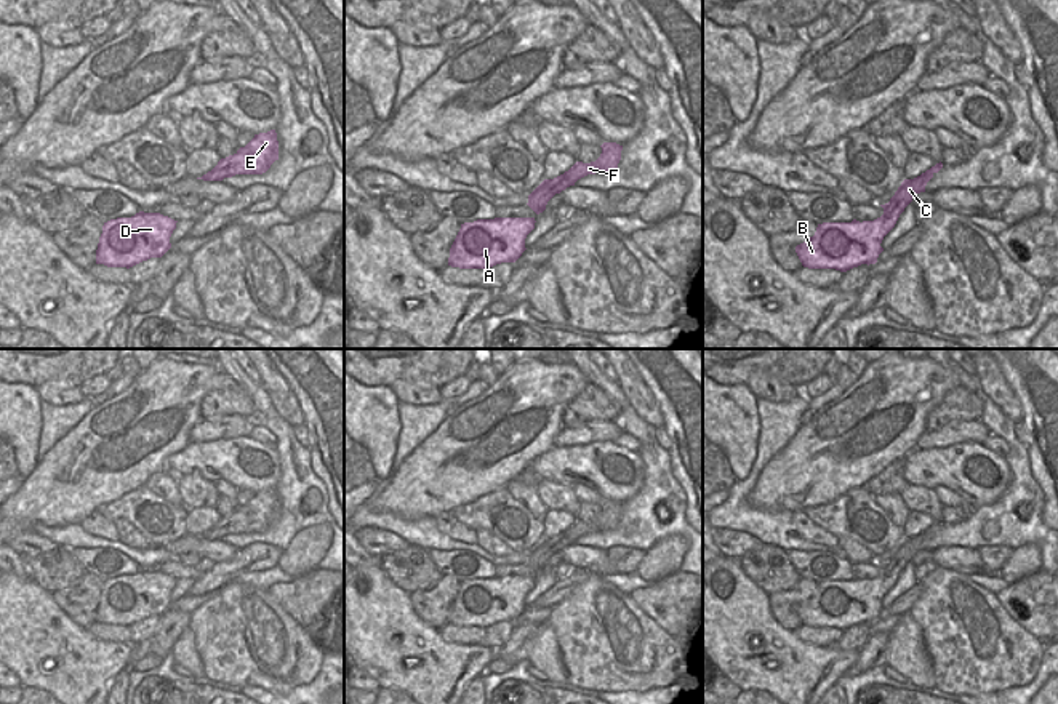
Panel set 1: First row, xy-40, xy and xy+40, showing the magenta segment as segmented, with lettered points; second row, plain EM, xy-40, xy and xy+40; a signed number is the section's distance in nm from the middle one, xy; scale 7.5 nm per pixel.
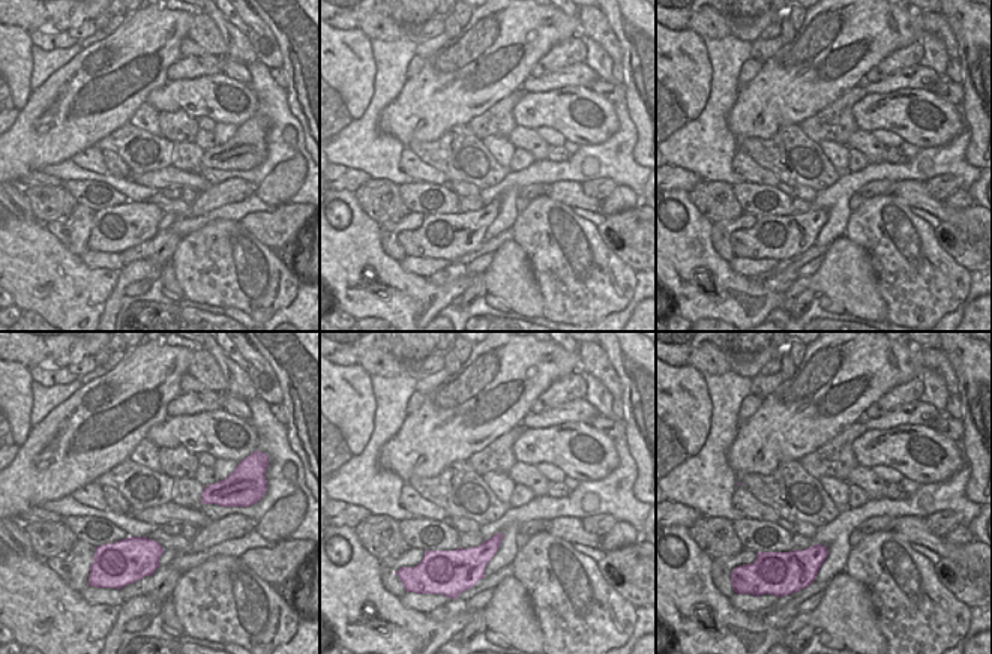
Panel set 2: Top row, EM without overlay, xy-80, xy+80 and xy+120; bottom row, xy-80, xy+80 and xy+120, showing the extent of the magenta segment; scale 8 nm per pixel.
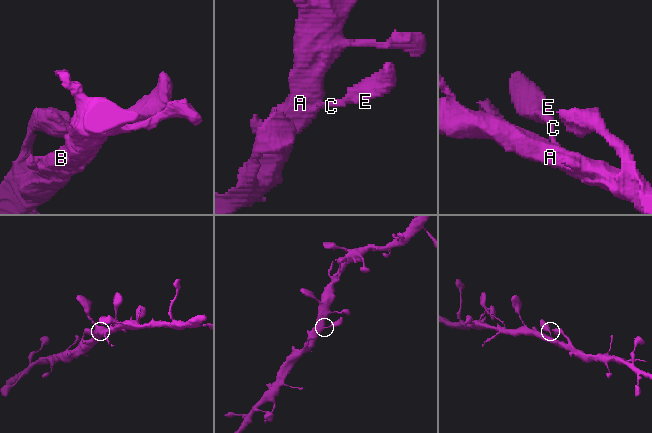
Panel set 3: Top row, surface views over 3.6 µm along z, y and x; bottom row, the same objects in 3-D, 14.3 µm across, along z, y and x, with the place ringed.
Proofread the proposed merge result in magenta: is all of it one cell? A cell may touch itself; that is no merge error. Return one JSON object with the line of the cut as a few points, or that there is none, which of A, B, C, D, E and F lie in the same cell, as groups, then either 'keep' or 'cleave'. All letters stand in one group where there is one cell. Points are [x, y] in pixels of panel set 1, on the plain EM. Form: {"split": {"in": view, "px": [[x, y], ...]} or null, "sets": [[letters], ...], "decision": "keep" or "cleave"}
{"split": null, "sets": [["A", "B", "C", "D", "E", "F"]], "decision": "keep"}

